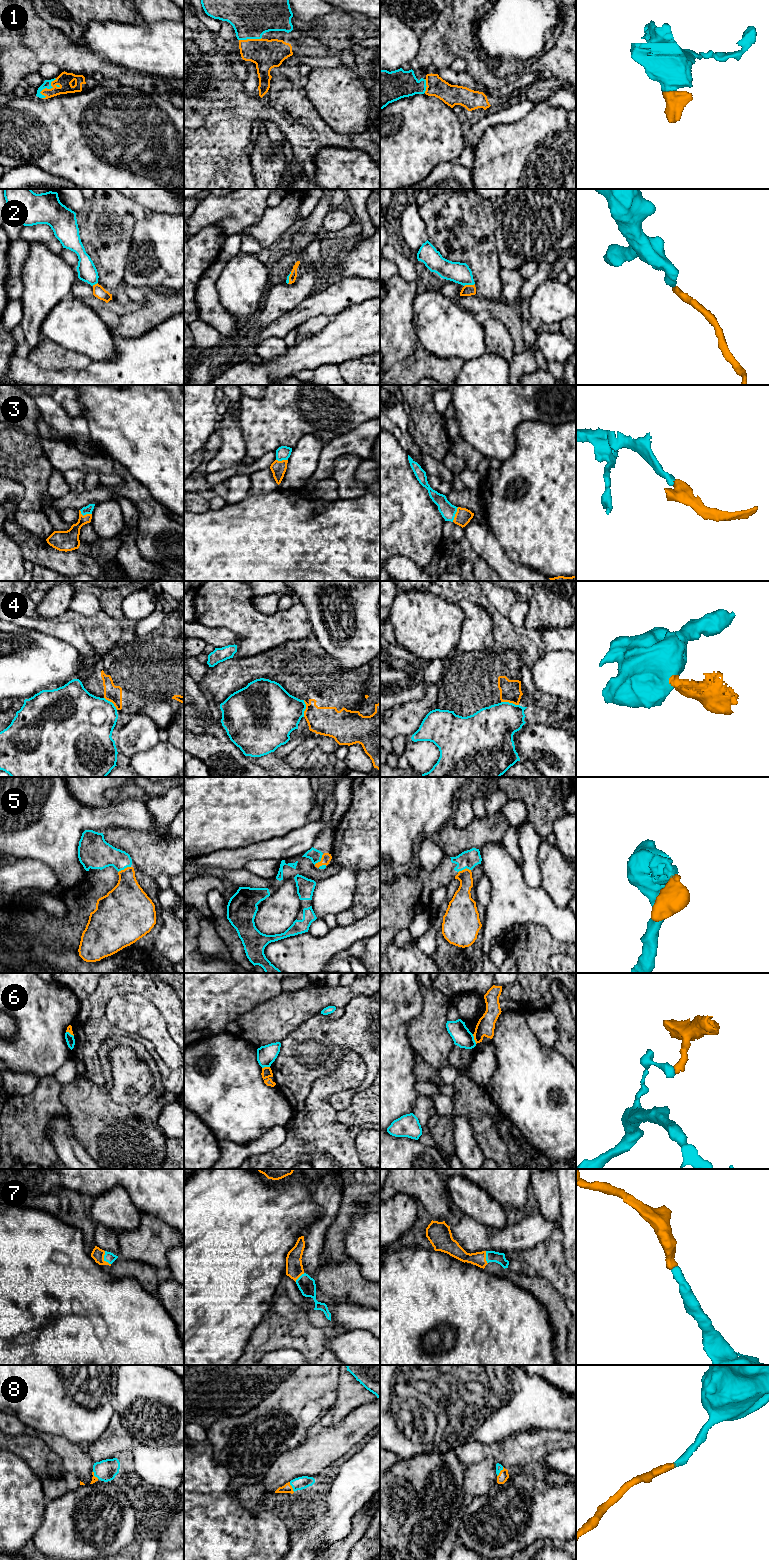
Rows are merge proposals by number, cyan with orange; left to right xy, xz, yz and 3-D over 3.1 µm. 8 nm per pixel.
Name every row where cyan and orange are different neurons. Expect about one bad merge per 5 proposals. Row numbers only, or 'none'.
4, 6

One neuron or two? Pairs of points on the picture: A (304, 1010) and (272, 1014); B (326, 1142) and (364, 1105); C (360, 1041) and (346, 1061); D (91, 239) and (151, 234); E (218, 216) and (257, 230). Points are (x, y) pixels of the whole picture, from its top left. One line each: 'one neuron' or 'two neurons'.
A: one neuron
B: two neurons
C: two neurons
D: two neurons
E: two neurons

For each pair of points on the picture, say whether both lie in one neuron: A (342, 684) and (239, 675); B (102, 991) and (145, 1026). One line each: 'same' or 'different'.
A: same
B: different

